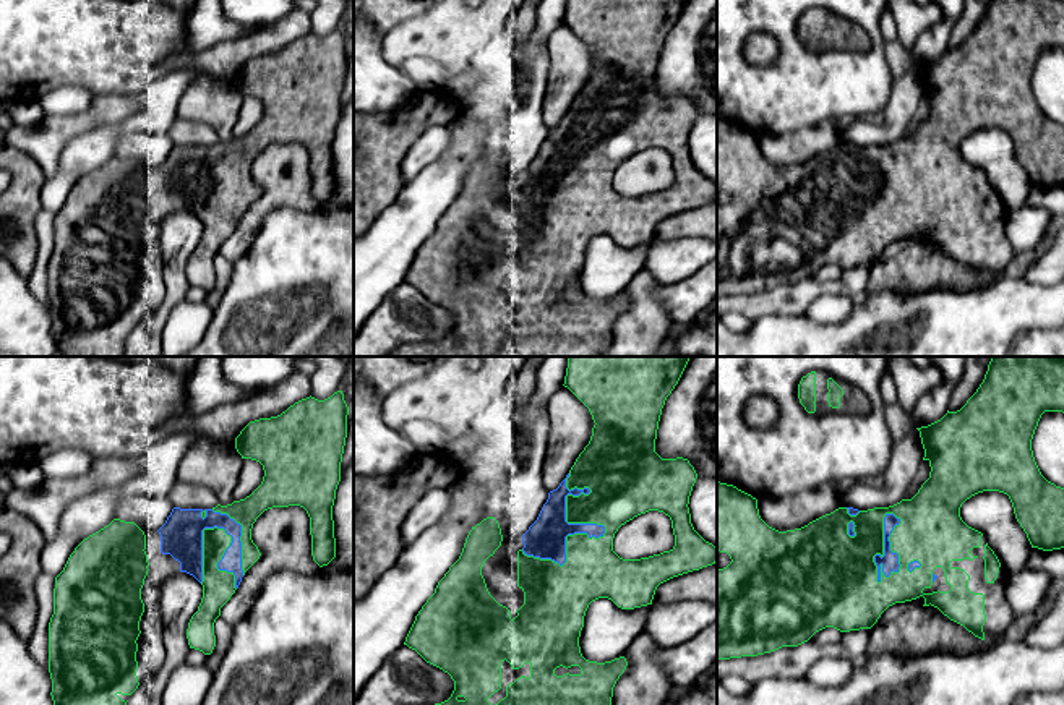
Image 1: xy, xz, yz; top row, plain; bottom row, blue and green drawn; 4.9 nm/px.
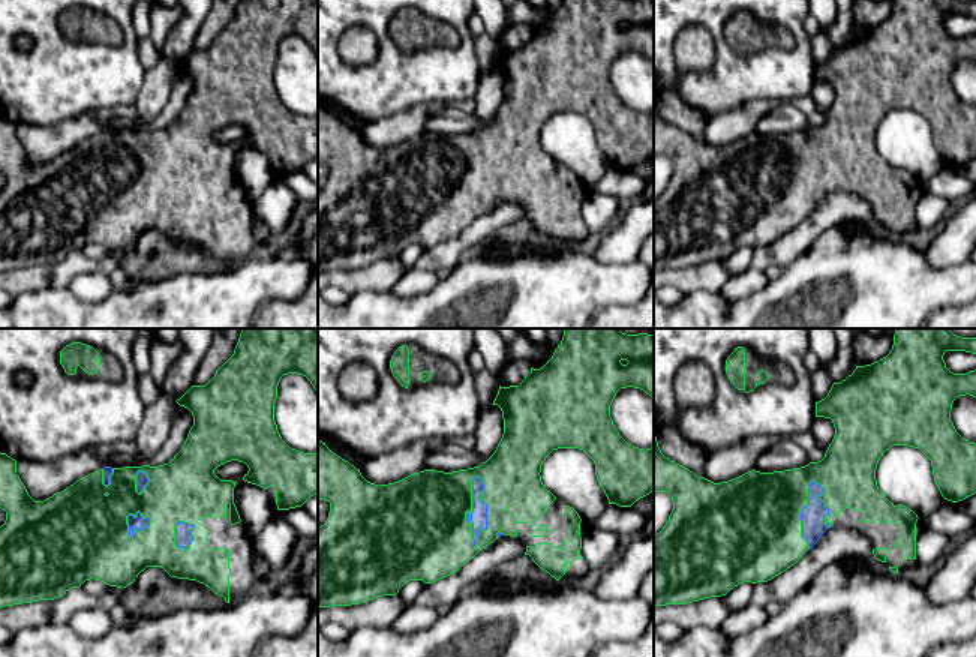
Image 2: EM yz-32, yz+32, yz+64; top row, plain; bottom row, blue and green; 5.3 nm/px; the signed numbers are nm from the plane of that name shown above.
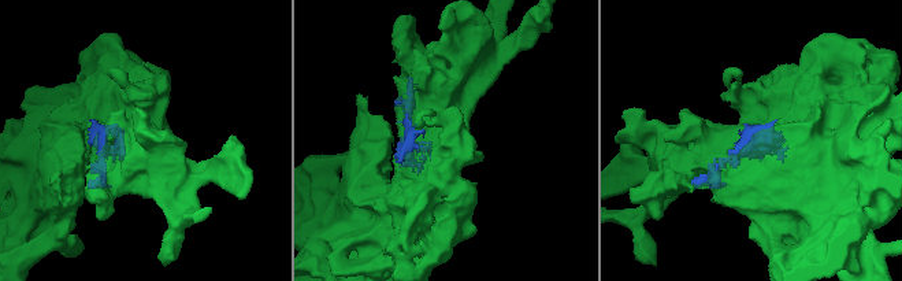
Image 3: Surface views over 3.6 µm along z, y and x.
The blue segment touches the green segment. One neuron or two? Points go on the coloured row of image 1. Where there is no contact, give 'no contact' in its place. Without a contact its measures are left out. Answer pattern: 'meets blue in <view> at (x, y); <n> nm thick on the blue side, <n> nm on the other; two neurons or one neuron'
meets blue in xz at (597, 537); 190 nm thick on the blue side, 280 nm on the other; one neuron

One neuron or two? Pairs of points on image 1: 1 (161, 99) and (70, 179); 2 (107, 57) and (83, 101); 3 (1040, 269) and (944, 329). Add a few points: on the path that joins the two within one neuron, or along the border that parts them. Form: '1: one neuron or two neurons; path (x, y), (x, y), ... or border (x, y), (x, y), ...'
1: one neuron; path (138, 122), (112, 133), (90, 156)
2: two neurons; border (49, 91), (65, 85), (80, 85), (94, 96)
3: two neurons; border (1022, 279), (1046, 287)

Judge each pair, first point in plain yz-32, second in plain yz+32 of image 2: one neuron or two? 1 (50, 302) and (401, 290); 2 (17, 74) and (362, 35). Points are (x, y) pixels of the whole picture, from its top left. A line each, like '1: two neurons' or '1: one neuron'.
1: two neurons
2: two neurons

